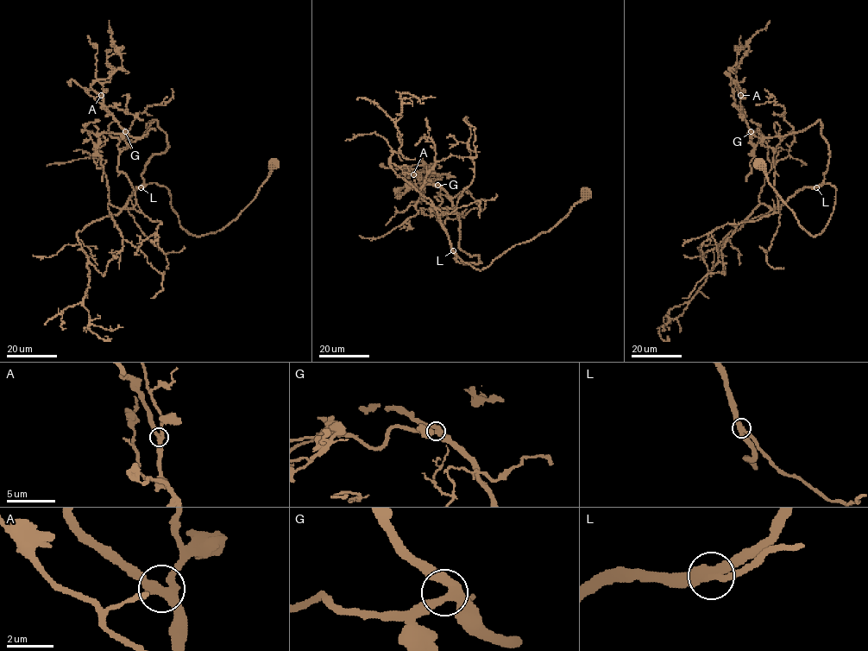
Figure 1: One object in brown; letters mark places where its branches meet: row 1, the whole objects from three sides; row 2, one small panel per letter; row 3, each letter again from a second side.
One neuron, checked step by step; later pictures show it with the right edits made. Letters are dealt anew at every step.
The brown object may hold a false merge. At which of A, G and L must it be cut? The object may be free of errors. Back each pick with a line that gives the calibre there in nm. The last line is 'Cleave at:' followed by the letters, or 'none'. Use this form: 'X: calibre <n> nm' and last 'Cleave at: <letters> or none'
Cleave at: none

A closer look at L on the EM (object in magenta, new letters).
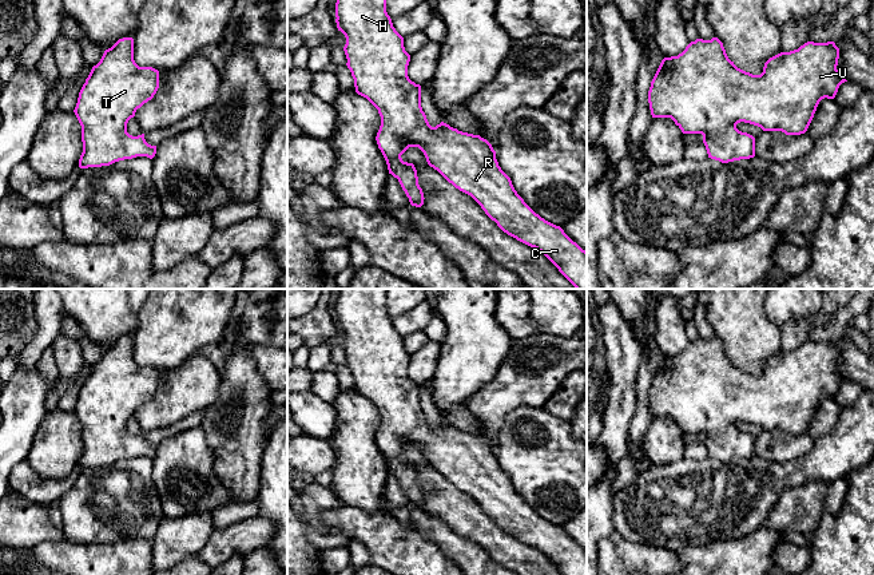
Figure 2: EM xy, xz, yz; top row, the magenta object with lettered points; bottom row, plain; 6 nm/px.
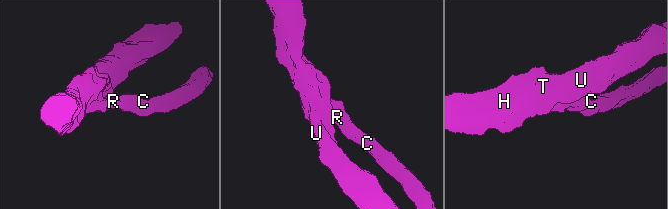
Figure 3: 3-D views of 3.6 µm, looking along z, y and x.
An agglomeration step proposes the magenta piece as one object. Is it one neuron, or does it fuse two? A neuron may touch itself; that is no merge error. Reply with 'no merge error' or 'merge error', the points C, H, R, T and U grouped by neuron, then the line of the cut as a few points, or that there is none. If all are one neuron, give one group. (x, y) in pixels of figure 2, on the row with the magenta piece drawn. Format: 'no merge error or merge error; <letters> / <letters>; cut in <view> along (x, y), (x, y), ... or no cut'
no merge error; C H R T U; no cut

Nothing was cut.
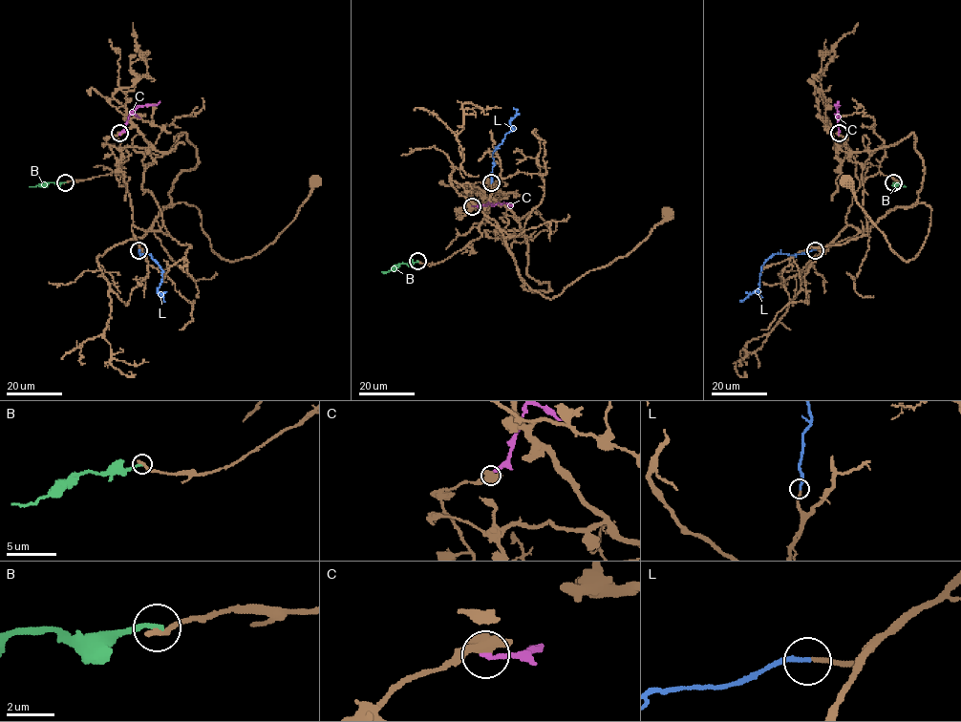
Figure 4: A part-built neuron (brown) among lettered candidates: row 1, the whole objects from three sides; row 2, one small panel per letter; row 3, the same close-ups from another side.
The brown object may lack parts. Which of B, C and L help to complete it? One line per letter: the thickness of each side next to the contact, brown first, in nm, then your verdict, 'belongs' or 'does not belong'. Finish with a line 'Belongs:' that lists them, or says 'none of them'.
B: 280/240 nm | does not belong
C: 750/240 nm | does not belong
L: 170/190 nm | belongs
Belongs: L

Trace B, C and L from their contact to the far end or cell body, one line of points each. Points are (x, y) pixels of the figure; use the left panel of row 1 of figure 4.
B: (65, 181), (29, 187)
C: (119, 133), (135, 109), (160, 100)
L: (138, 250), (139, 254), (148, 253), (161, 270), (161, 282), (158, 289), (164, 300), (161, 301)

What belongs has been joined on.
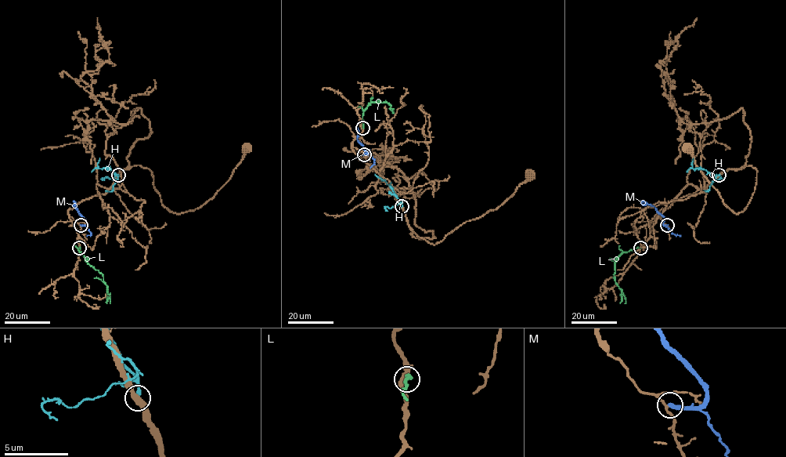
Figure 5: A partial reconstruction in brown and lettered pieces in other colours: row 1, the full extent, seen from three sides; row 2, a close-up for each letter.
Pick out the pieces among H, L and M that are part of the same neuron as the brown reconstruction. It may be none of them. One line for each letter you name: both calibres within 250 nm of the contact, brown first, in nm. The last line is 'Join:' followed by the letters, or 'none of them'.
L: 240/200 nm
Join: L

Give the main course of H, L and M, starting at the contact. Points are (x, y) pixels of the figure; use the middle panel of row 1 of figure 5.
H: (402, 206), (391, 188), (383, 181)
L: (362, 128), (363, 110), (370, 102), (386, 102), (394, 112)
M: (363, 154), (370, 150), (367, 151), (358, 140), (358, 133)

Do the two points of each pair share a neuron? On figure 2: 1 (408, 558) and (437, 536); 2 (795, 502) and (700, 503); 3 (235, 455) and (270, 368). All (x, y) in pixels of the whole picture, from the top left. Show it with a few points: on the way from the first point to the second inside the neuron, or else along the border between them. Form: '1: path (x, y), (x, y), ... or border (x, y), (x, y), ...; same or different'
1: border (410, 522), (453, 560); different
2: border (803, 484), (787, 487), (762, 524); different
3: border (250, 353), (258, 375), (273, 389); different

